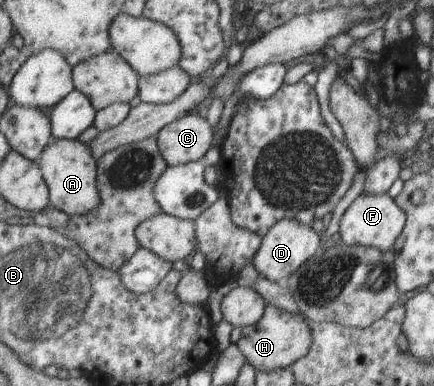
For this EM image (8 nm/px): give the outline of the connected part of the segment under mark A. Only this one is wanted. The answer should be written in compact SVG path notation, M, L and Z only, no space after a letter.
M52 139L42 149L36 165L41 169L41 174L48 186L49 205L66 213L68 217L86 214L100 201L94 154L82 142L76 139Z

